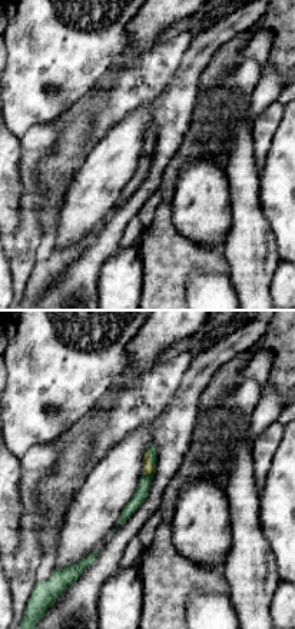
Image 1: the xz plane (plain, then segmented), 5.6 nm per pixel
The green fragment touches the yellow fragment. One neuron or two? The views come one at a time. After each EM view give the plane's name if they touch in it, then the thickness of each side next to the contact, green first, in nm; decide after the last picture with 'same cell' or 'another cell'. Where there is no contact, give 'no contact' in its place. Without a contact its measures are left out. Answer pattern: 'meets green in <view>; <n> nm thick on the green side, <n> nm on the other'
meets green in xz; 50 nm thick on the green side, 60 nm on the other

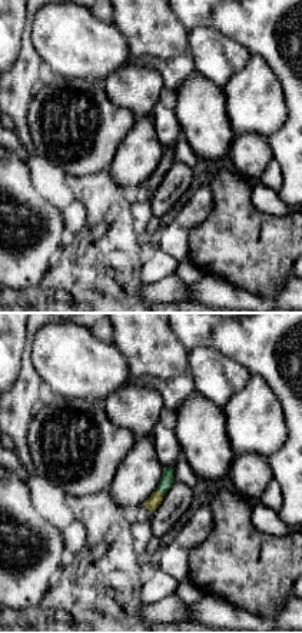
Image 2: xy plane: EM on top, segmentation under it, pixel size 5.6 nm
meets green in xy; 70 nm thick on the green side, 80 nm on the other

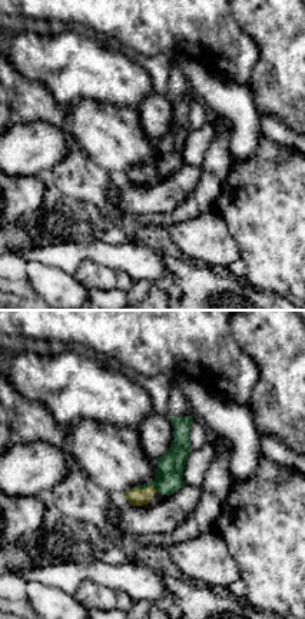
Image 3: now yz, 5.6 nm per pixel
meets green in yz; 160 nm thick on the green side, 100 nm on the other

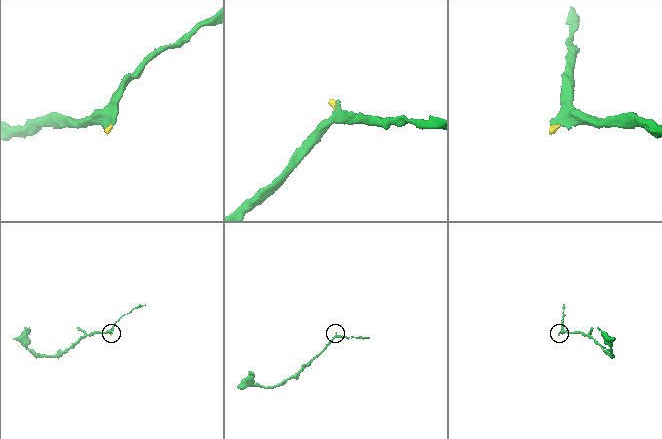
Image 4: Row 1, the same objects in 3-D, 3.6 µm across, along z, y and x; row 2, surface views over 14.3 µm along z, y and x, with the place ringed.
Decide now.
same cell

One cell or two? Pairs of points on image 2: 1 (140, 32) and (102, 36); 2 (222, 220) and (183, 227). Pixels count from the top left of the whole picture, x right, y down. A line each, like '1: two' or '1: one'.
1: two
2: two

